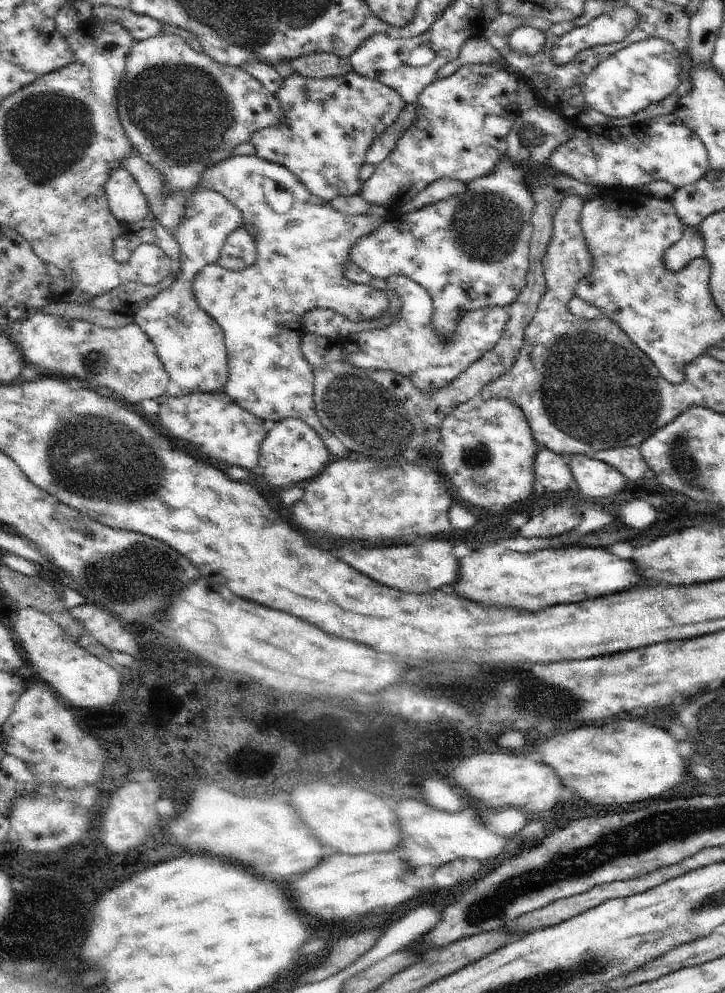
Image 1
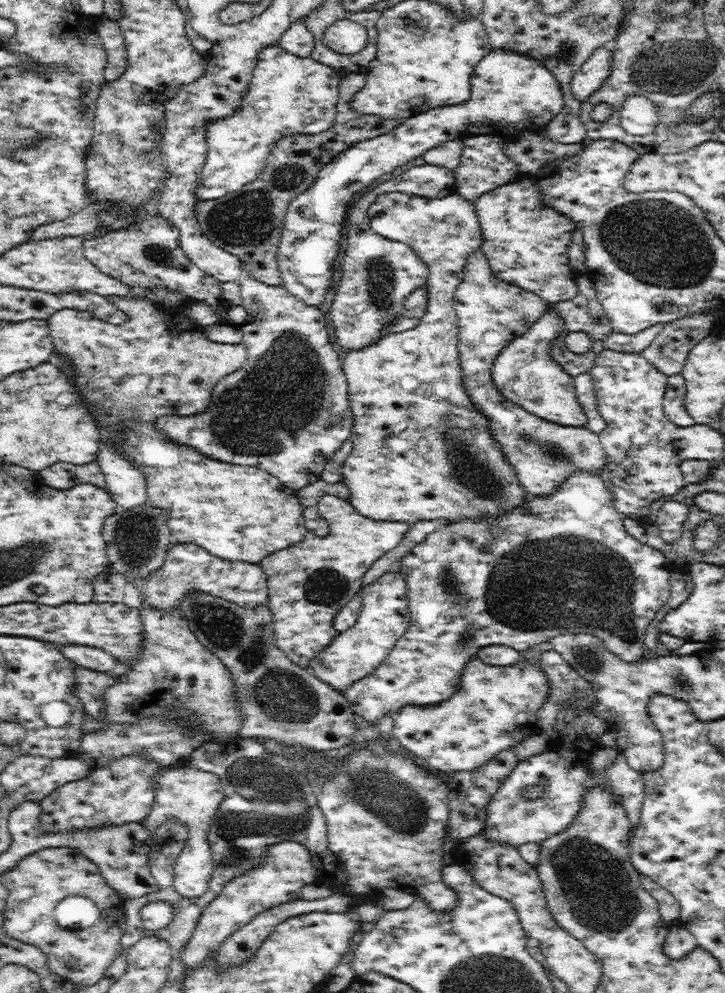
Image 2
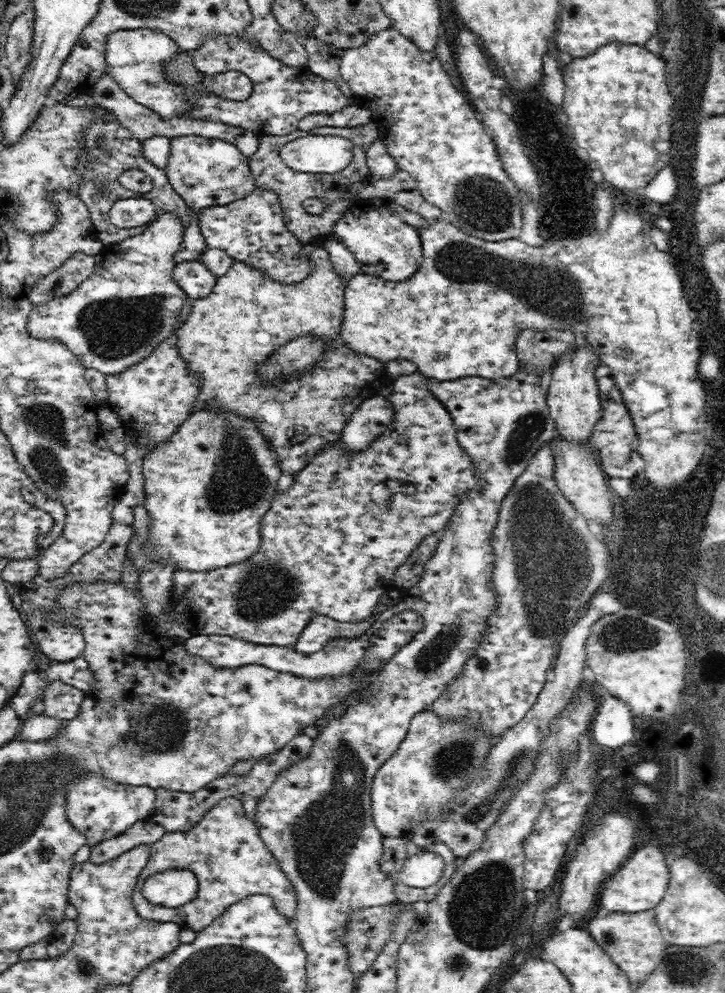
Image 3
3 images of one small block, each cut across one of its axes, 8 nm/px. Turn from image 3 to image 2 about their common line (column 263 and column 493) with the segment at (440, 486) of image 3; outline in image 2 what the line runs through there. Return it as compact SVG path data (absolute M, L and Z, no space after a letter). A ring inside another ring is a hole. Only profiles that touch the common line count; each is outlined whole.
M577 472L577 474L569 476L551 496L539 496L539 498L529 500L527 512L523 512L523 510L507 512L505 516L501 516L497 520L481 520L481 522L463 520L459 524L445 524L443 528L427 534L423 542L419 542L411 550L407 550L397 568L403 572L403 580L407 584L407 608L409 608L409 616L411 616L409 628L395 642L393 650L385 656L385 660L369 676L355 680L347 690L343 690L343 696L349 702L349 708L367 726L379 726L387 714L399 714L399 710L403 710L407 706L435 708L435 706L443 704L445 700L449 700L461 686L461 674L465 670L465 664L469 660L477 658L479 650L487 648L487 646L509 646L517 652L523 652L523 650L537 646L541 642L547 644L551 638L555 638L559 634L583 632L583 634L597 636L601 640L601 644L607 648L607 652L621 658L623 662L639 664L639 660L645 656L645 648L643 648L645 630L647 630L649 622L655 618L655 612L659 612L659 608L669 600L669 594L671 594L671 588L669 588L671 568L667 564L665 554L627 534L627 530L623 526L623 516L615 510L615 496L611 492L607 492L601 478L591 472ZM485 544L489 546L489 552L481 550Z

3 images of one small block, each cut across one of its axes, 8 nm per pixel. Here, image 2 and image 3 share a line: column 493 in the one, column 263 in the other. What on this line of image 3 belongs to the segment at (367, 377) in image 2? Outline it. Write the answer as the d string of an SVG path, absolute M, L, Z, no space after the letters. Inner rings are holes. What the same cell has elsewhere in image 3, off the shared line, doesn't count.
M198 410L154 452L150 450L142 460L142 474L146 492L142 506L150 516L148 538L142 548L154 552L160 566L170 564L176 572L212 572L216 568L238 564L260 550L262 520L278 492L282 470L274 448L262 438L252 420L232 412Z

